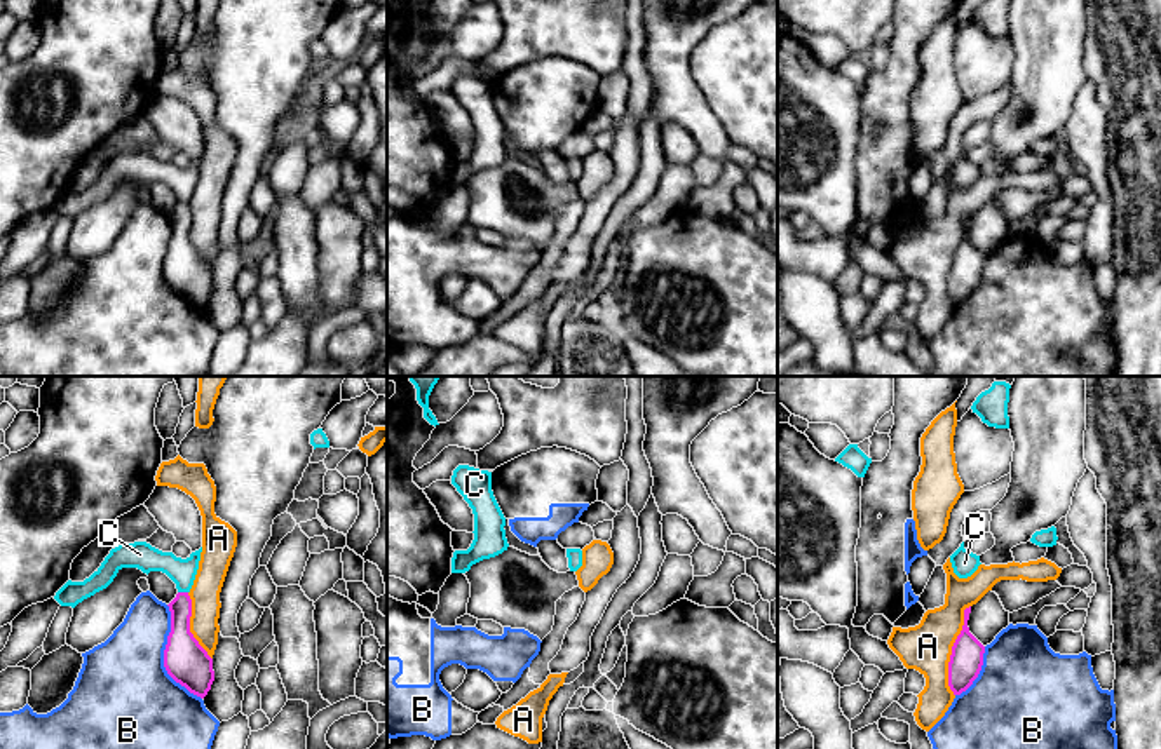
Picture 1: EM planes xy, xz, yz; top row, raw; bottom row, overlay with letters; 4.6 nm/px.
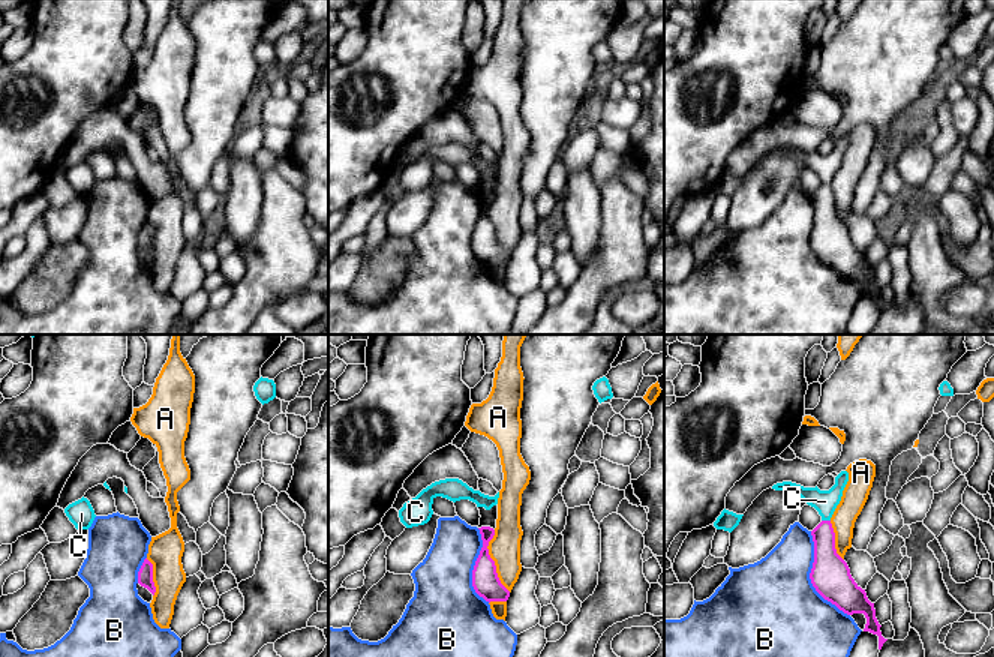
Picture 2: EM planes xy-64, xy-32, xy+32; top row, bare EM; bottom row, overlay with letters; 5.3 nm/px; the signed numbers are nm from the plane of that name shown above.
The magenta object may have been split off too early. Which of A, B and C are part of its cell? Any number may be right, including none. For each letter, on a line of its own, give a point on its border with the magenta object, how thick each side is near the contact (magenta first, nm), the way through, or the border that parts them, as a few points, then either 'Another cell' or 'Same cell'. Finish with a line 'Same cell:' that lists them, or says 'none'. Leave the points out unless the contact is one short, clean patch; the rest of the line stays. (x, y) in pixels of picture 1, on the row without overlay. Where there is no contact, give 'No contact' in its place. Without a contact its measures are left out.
A: Touches magenta at yz (952, 260). Thickness 150 nm (magenta) against 220 nm. Another cell
B: Touches magenta at xy (164, 265). Thickness 200 nm (magenta) against 440 nm. Another cell
C: Touches magenta at xy (183, 202). Thickness 150 nm (magenta) against 120 nm. Boundary: xy (178, 201), (187, 202). Another cell
Same cell: none

